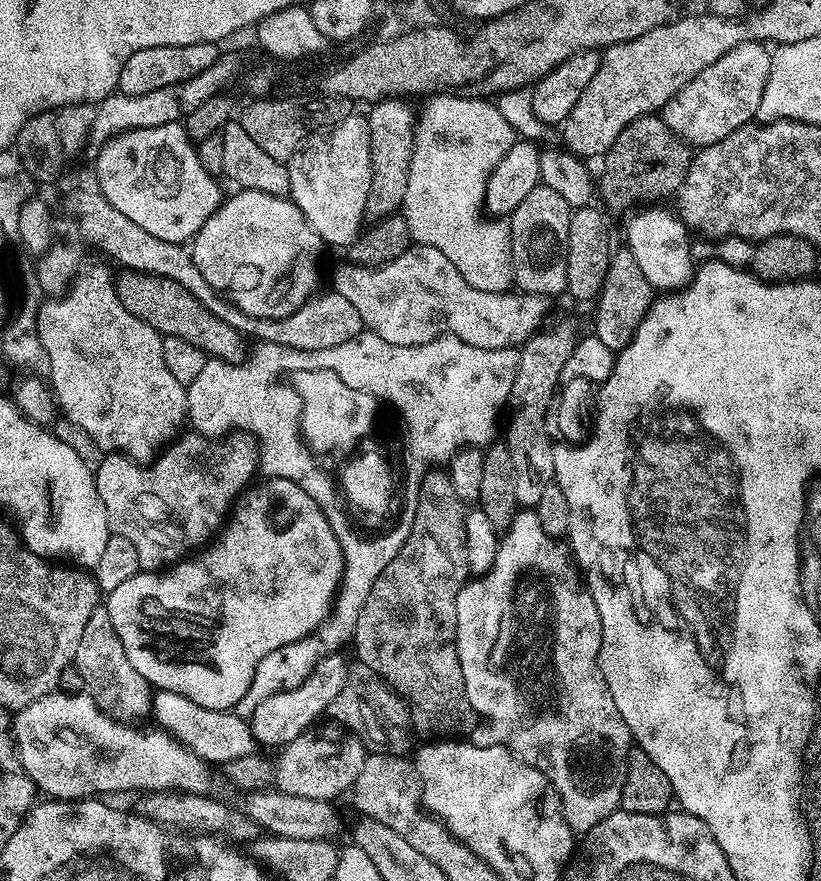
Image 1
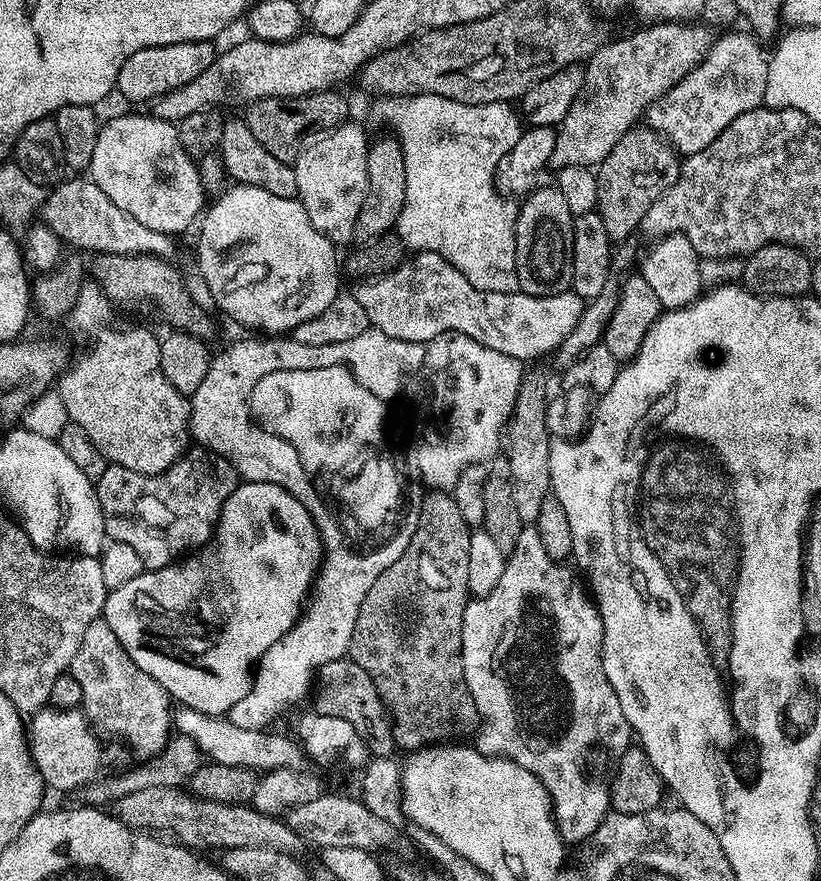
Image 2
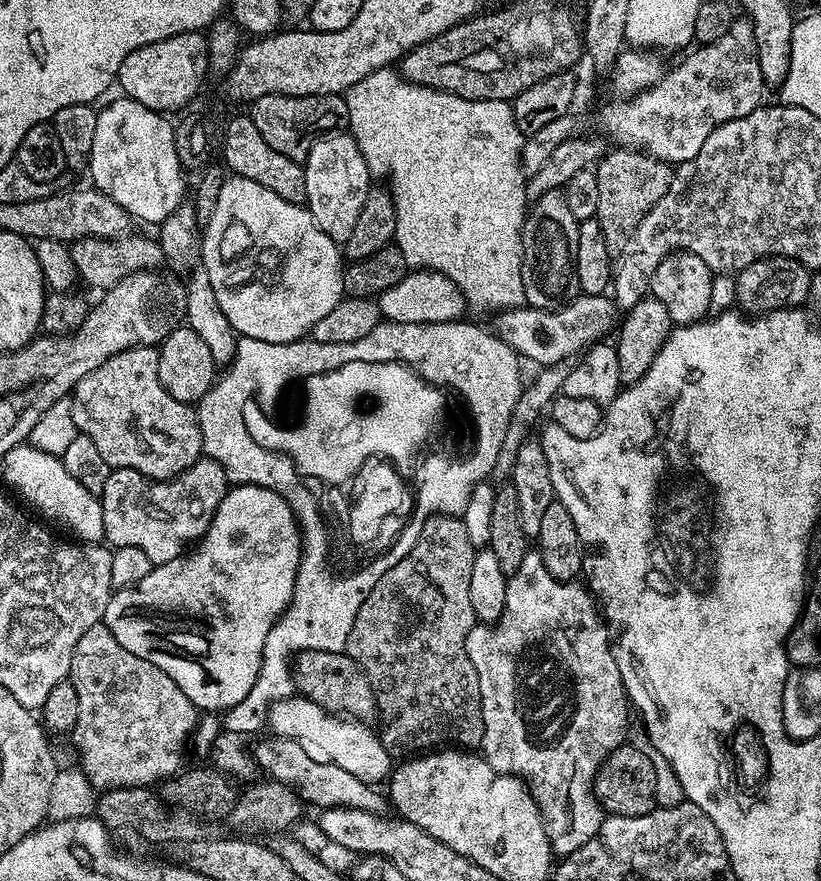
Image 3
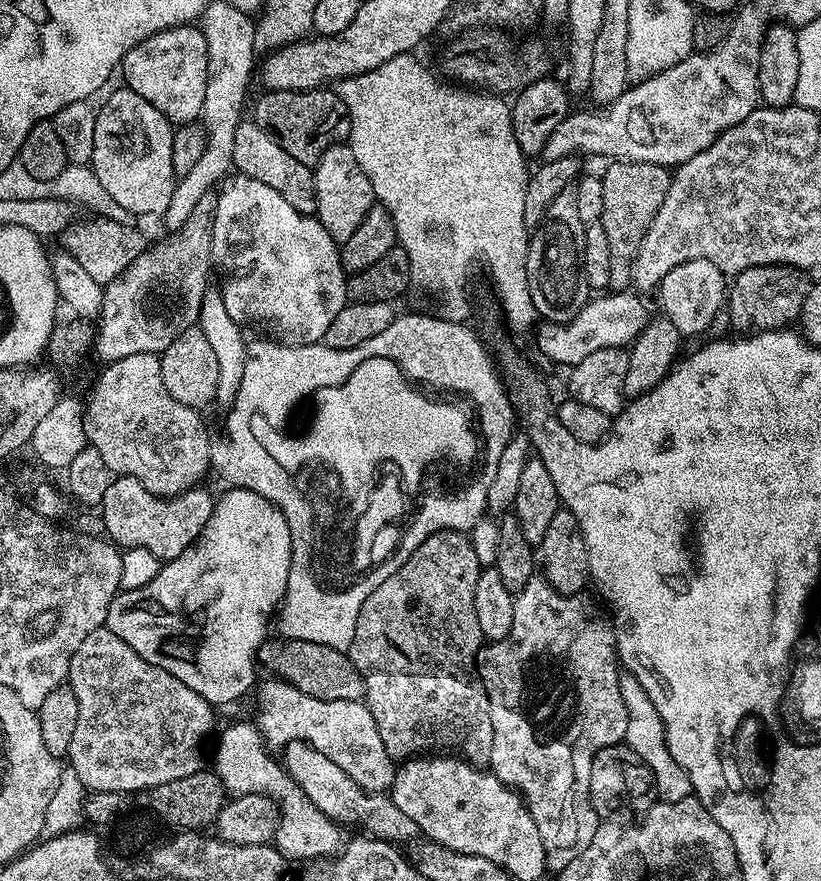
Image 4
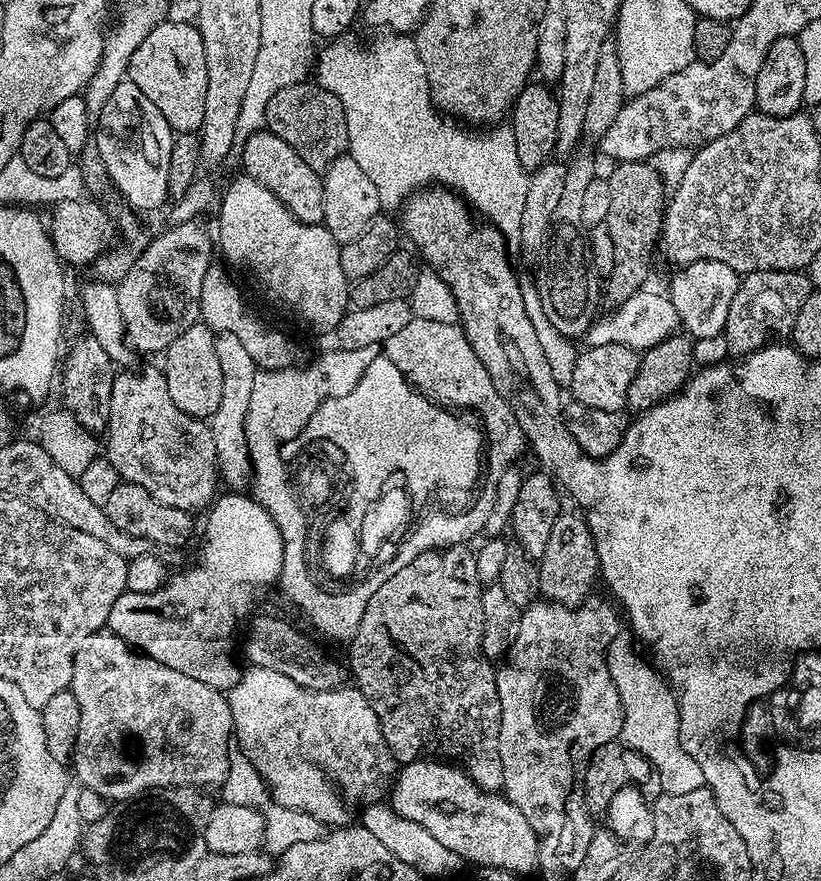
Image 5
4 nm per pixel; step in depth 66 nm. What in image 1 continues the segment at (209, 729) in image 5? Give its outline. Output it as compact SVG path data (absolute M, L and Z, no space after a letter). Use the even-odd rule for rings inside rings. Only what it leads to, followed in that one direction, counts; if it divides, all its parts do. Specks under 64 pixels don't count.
M97 606L94 614L90 614L89 620L86 621L86 626L82 629L82 642L78 642L74 666L78 670L78 674L82 674L88 695L94 698L96 705L107 716L112 716L116 720L132 722L137 719L135 716L147 717L151 713L154 689L151 684L146 682L146 678L142 678L142 674L138 674L138 670L134 670L134 666L130 666L130 658L126 658L126 650L122 650L122 642L114 630L114 622L110 622L107 607Z

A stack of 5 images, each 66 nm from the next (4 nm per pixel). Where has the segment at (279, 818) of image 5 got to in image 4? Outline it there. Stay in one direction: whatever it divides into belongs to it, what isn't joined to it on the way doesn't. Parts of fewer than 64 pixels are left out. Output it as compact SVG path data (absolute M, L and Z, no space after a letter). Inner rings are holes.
M255 723L232 724L229 728L221 727L216 740L216 765L214 771L222 782L229 797L270 796L280 809L280 825L276 831L275 848L283 854L285 861L304 860L311 862L339 856L344 847L345 837L340 837L341 825L337 824L318 806L314 806L304 797L303 790L288 777L279 763L274 764L267 752L261 747L263 737L256 731Z

